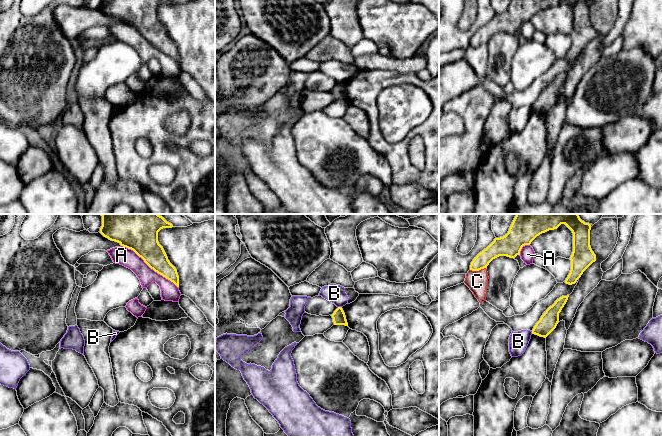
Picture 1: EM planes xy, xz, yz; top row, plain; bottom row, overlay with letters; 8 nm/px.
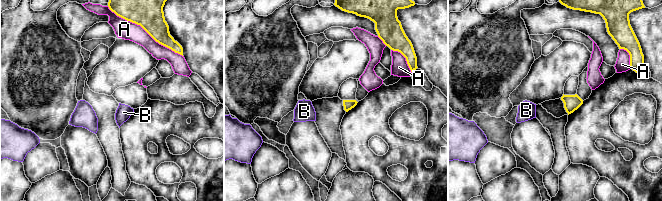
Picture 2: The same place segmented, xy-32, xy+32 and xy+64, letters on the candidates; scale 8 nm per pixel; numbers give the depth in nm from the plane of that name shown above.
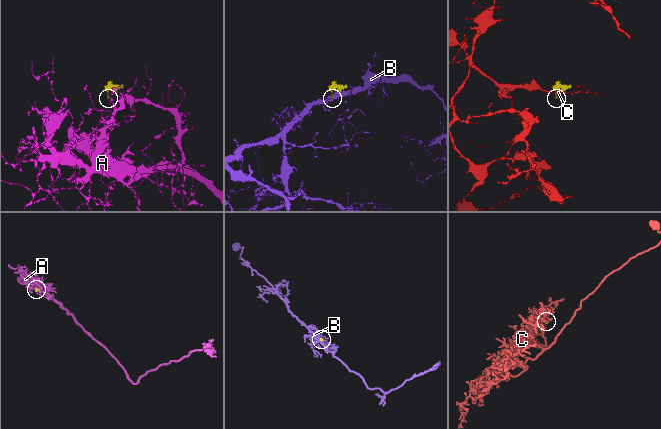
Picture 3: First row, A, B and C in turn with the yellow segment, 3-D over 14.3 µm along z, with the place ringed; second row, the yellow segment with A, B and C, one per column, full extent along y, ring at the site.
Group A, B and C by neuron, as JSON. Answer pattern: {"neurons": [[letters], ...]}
{"neurons": [["A"], ["B"], ["C"]]}

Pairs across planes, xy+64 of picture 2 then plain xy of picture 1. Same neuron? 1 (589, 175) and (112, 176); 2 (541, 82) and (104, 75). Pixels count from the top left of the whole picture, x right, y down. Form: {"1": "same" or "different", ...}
{"1": "different", "2": "same"}

